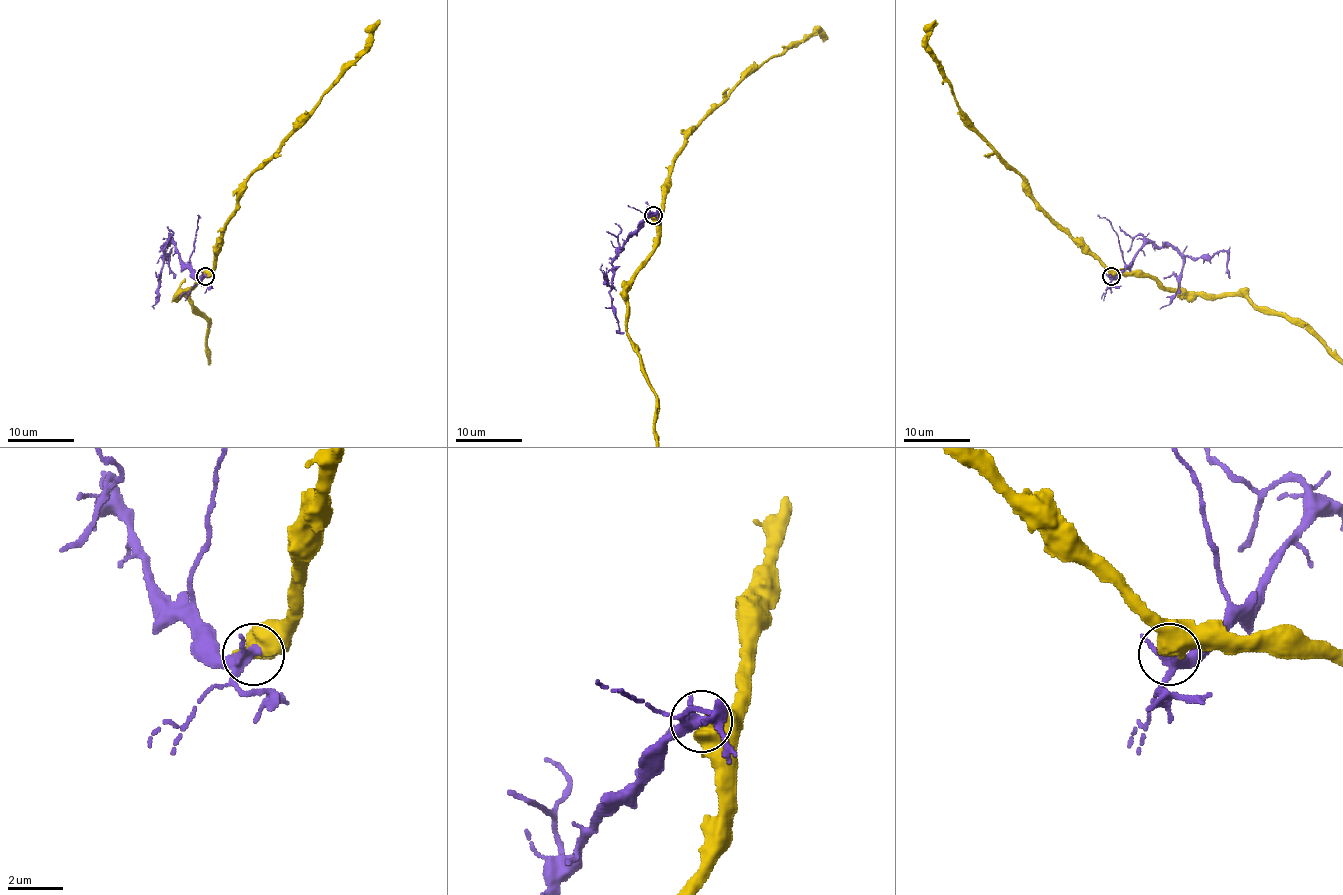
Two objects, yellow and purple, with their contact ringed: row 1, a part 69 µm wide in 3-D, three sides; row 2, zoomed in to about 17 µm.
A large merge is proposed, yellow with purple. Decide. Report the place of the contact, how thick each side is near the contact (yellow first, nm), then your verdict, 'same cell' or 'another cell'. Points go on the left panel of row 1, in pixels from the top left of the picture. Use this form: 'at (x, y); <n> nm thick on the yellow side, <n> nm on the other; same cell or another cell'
at (205, 276); 800 nm thick on the yellow side, 280 nm on the other; another cell

